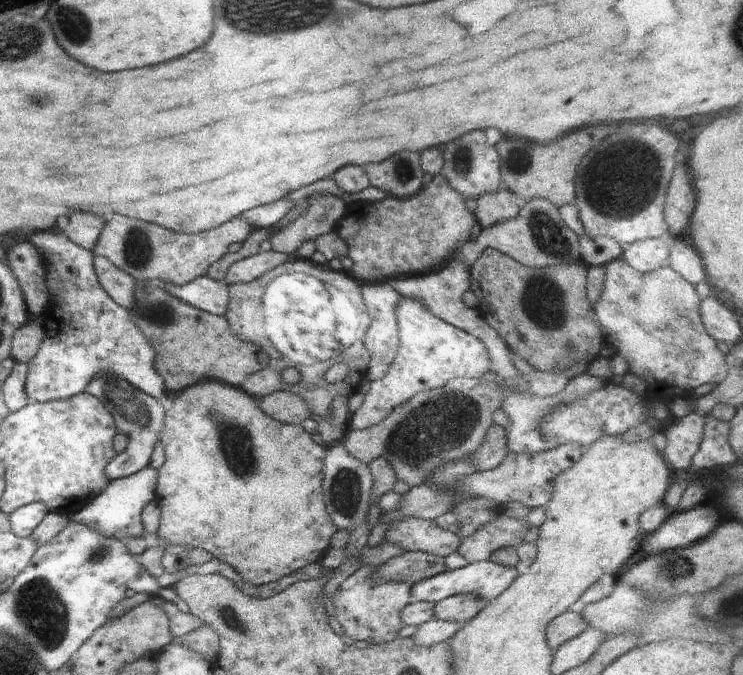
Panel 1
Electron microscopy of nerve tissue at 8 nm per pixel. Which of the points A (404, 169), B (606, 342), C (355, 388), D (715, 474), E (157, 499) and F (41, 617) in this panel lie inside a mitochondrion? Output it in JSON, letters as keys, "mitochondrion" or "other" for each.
{"A":"mitochondrion","B":"other","C":"other","D":"other","E":"other","F":"mitochondrion"}

